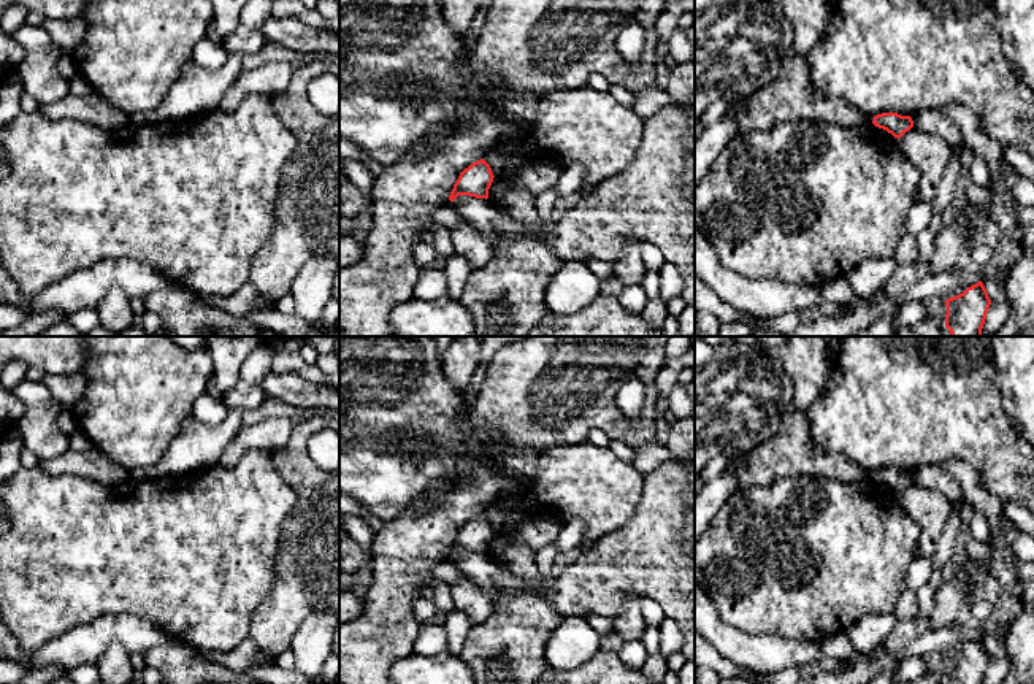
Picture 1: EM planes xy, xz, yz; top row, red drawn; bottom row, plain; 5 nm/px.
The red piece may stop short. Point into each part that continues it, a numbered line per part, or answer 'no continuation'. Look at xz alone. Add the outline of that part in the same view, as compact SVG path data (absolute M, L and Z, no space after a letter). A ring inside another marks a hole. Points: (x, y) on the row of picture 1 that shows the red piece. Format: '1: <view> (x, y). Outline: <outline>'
no continuation

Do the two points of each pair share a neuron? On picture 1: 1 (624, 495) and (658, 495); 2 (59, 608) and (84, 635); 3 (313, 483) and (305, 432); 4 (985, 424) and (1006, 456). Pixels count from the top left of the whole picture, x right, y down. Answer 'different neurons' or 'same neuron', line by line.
1: different neurons
2: different neurons
3: same neuron
4: same neuron

